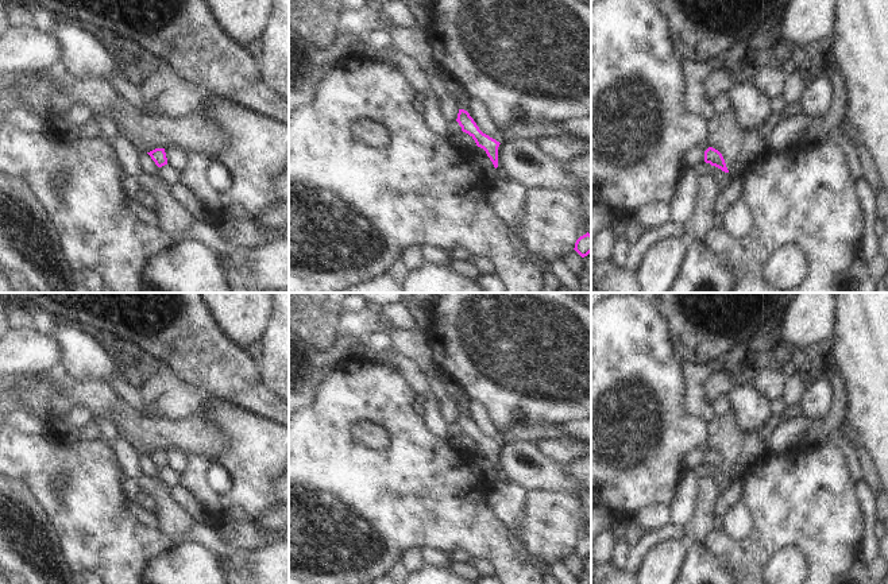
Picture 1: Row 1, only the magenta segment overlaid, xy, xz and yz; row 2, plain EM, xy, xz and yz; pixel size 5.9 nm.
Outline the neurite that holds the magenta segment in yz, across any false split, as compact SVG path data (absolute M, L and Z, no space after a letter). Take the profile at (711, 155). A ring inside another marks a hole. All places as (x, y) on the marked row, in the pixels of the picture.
M696 146L691 148L683 158L683 165L686 167L695 167L703 162L729 173L722 154L713 147L709 147L706 151L703 151L700 146Z

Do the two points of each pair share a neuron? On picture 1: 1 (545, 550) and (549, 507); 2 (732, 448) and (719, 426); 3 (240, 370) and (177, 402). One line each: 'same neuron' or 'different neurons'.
1: same neuron
2: same neuron
3: different neurons

